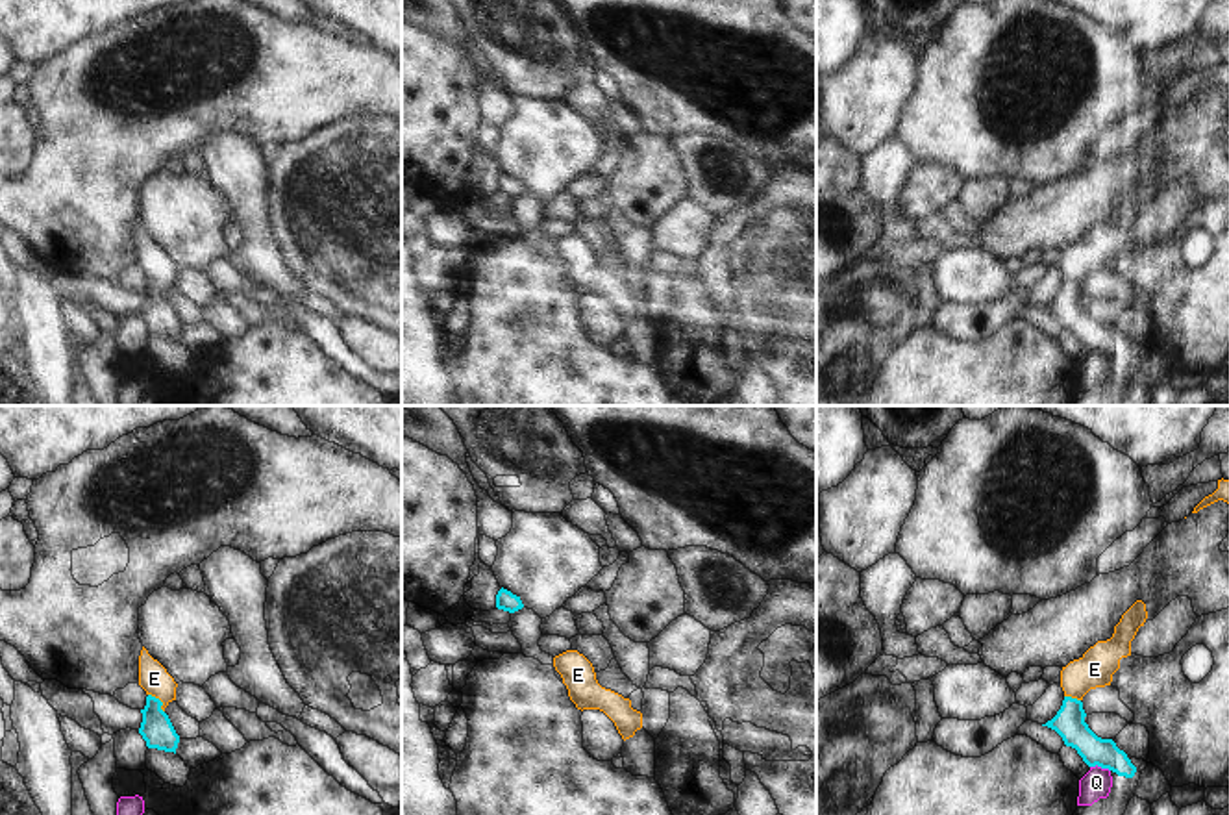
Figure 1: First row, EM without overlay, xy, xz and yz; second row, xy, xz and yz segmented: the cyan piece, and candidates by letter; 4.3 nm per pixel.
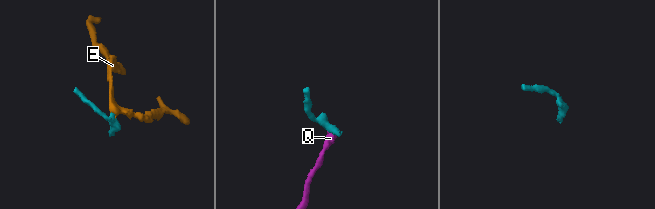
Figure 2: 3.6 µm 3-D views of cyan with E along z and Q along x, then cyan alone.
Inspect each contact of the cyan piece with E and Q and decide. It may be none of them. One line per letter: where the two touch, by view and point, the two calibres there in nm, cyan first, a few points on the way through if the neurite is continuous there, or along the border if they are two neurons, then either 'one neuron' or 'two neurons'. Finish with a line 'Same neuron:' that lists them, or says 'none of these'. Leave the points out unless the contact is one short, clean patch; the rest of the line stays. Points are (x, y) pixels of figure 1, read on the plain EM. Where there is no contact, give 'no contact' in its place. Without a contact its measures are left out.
E: xy (160, 286) | 140/130 nm | across xy (156, 313), (160, 286), (160, 271), (154, 263) | one neuron
Q: yz (1100, 351) | 140/130 nm | along yz (1091, 351), (1109, 356) | two neurons
Same neuron: E

